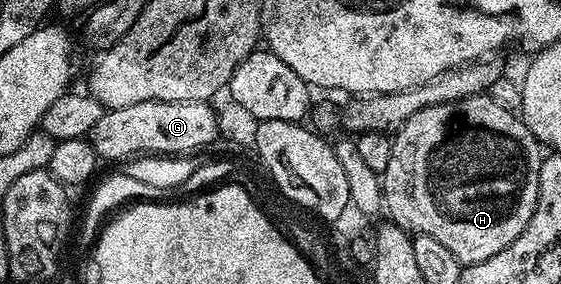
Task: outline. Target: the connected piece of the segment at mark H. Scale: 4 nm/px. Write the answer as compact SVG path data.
M488 93L467 96L463 100L423 108L415 116L411 116L411 120L401 126L401 129L392 135L392 139L391 161L388 162L384 174L380 175L383 210L388 221L409 231L410 235L422 234L439 240L439 244L445 245L451 251L451 256L455 256L455 260L461 262L462 267L479 264L483 260L491 260L491 256L495 256L495 252L503 252L503 248L507 248L507 244L514 242L519 236L519 232L523 232L523 228L527 228L539 200L539 172L541 171L543 147L537 141L537 137L527 128L525 121L514 111L499 108L499 104L495 104L495 100L491 100Z

